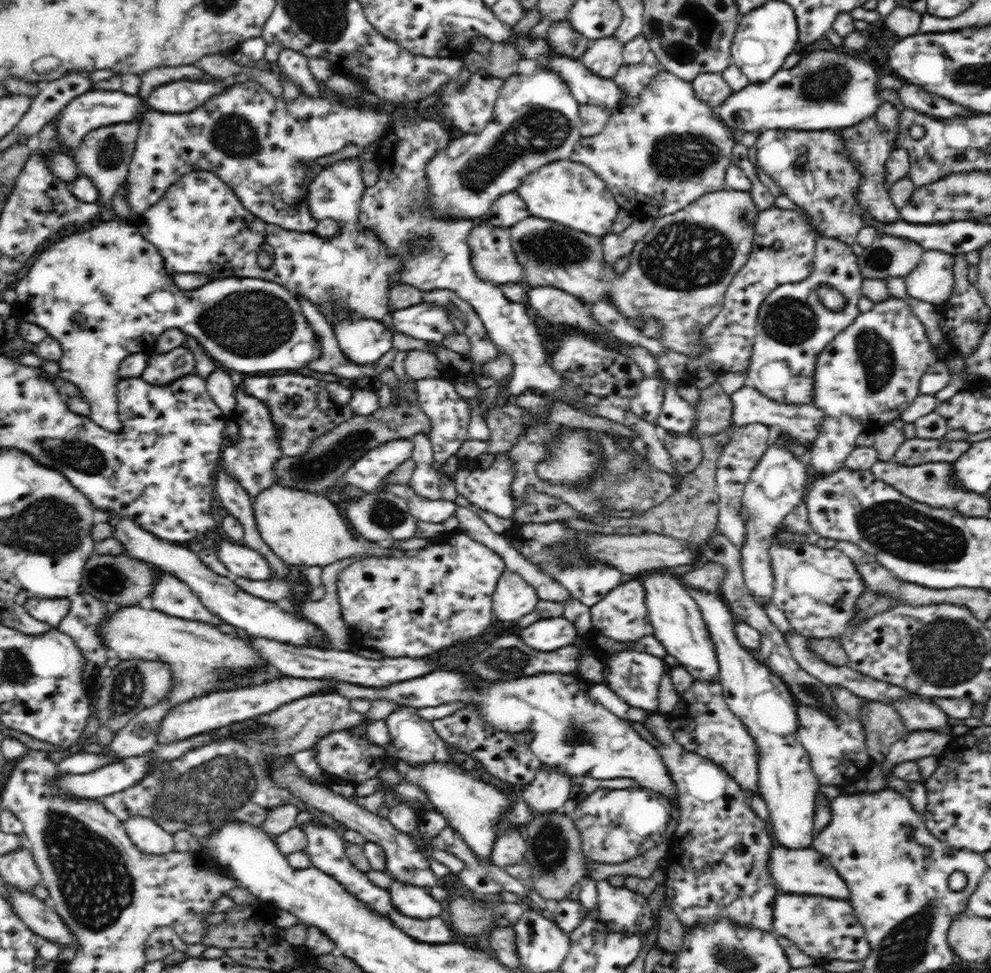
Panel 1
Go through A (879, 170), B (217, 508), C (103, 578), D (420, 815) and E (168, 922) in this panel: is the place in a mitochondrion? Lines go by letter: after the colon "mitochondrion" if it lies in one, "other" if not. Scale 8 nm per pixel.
A: other
B: other
C: mitochondrion
D: other
E: other

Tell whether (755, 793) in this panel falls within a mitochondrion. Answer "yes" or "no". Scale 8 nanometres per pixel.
no

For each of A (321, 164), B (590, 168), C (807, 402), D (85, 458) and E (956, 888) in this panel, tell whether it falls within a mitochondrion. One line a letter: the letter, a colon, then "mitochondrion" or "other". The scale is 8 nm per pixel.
A: other
B: other
C: other
D: mitochondrion
E: mitochondrion

